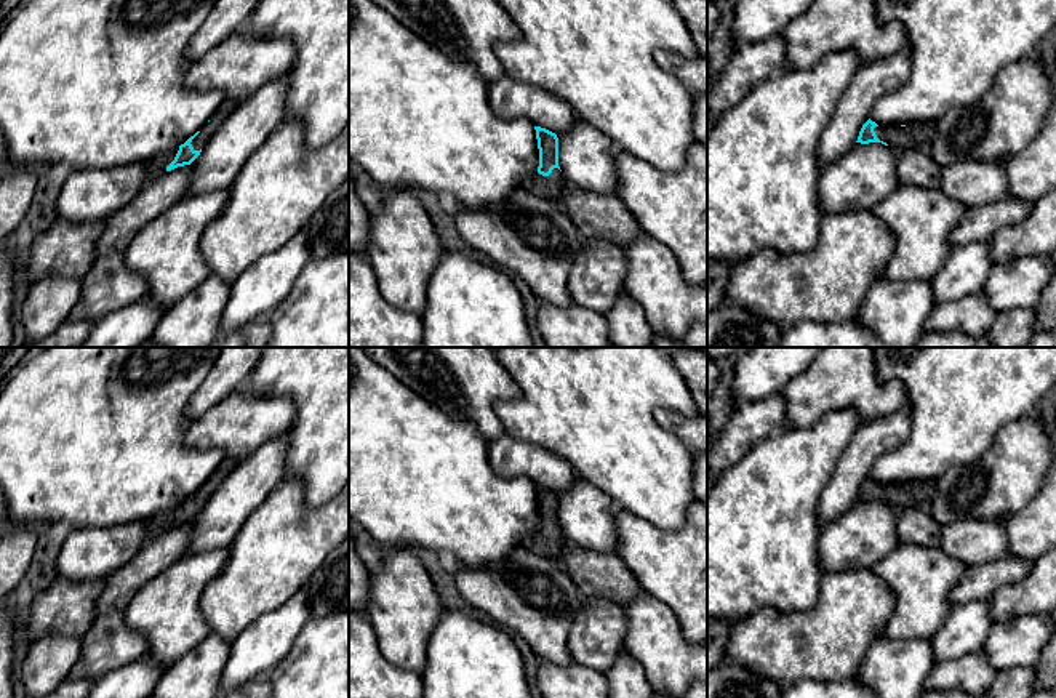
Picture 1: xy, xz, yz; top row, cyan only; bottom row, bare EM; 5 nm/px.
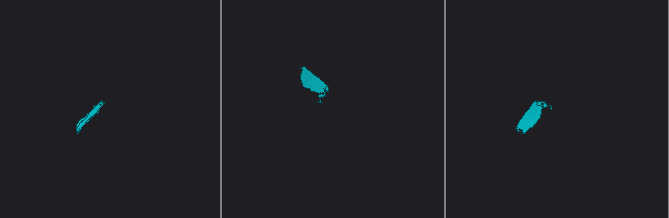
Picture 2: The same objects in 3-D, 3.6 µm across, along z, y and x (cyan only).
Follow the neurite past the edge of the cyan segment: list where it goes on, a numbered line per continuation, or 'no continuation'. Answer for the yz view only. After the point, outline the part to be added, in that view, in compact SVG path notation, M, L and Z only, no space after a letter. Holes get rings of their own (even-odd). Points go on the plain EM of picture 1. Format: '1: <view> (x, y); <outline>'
1: yz (900, 497); M936 480L910 482L906 485L875 485L877 496L886 501L896 512L912 506L928 506L934 493Z

